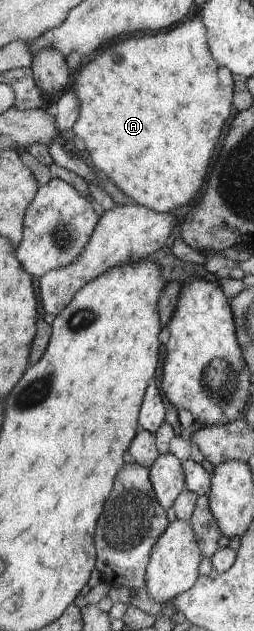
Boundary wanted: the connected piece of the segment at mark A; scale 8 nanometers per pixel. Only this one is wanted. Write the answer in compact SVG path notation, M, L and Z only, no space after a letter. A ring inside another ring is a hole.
M201 17L188 18L183 25L178 25L169 29L169 31L159 31L155 35L141 35L141 37L127 37L127 39L119 39L117 43L105 47L95 59L83 62L81 67L72 76L72 82L68 87L75 91L77 99L79 99L81 111L72 131L75 137L80 137L85 143L85 157L89 164L100 174L105 176L108 181L113 182L125 195L131 197L139 205L147 206L149 209L163 213L163 211L171 211L173 207L181 207L185 203L189 203L195 193L201 189L207 177L207 169L209 169L209 161L213 156L219 135L223 131L223 126L231 115L231 107L233 107L232 95L234 90L233 74L227 67L220 66L217 60L211 55L207 43L207 30Z

